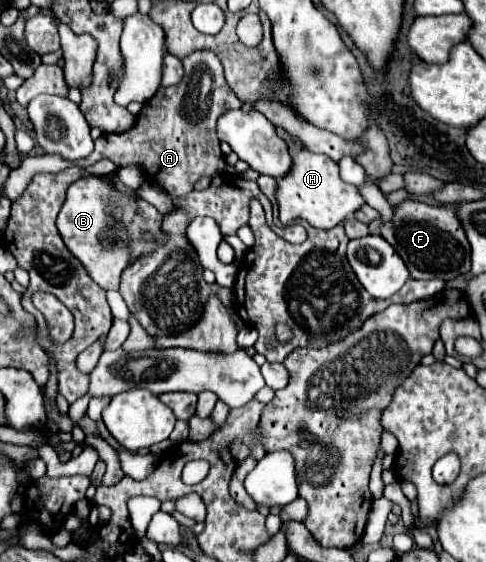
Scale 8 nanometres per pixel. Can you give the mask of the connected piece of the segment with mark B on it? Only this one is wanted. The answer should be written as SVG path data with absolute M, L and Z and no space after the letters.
M111 174L77 180L67 190L67 200L59 212L57 228L65 246L87 268L89 276L105 290L119 290L121 272L129 264L129 236L121 222L105 214L107 198L111 192L115 192Z

